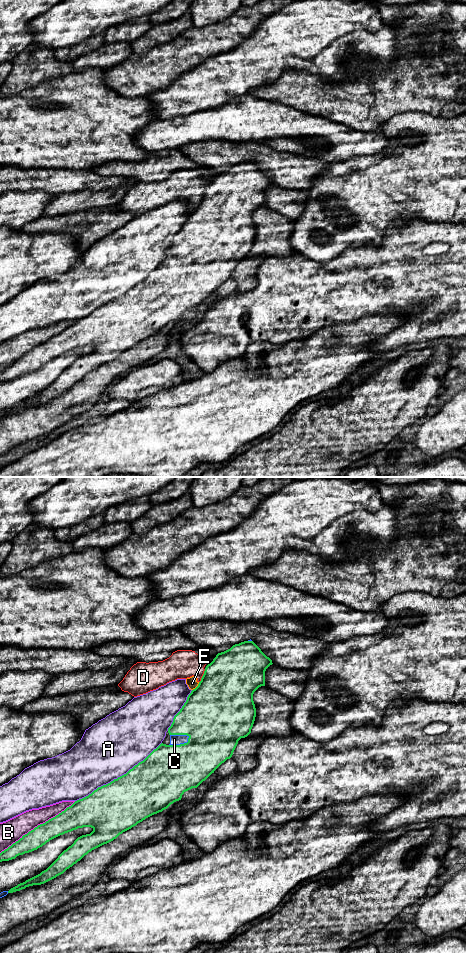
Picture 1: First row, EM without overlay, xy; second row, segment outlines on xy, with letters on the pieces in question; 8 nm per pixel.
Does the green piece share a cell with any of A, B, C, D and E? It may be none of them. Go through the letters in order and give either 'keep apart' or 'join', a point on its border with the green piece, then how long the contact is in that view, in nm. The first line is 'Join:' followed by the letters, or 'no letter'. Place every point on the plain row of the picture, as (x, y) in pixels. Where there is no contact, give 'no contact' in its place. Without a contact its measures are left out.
Join: C
A: keep apart; meets green in xy at (118, 297); contact 850 nm long
B: keep apart; meets green in xy at (38, 345); contact 750 nm long
C: join; meets green in xy at (180, 264); contact 180 nm long
D: keep apart; meets green in xy at (202, 196); contact 120 nm long
E: keep apart; meets green in xy at (197, 206); contact 90 nm long

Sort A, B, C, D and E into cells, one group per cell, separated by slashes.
A / B / C / D E

